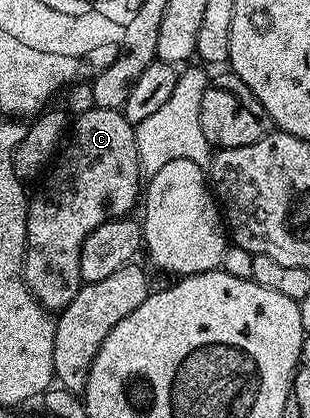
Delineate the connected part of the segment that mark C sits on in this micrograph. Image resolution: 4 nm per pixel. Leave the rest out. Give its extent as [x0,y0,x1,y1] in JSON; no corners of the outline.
[22,107,144,311]

